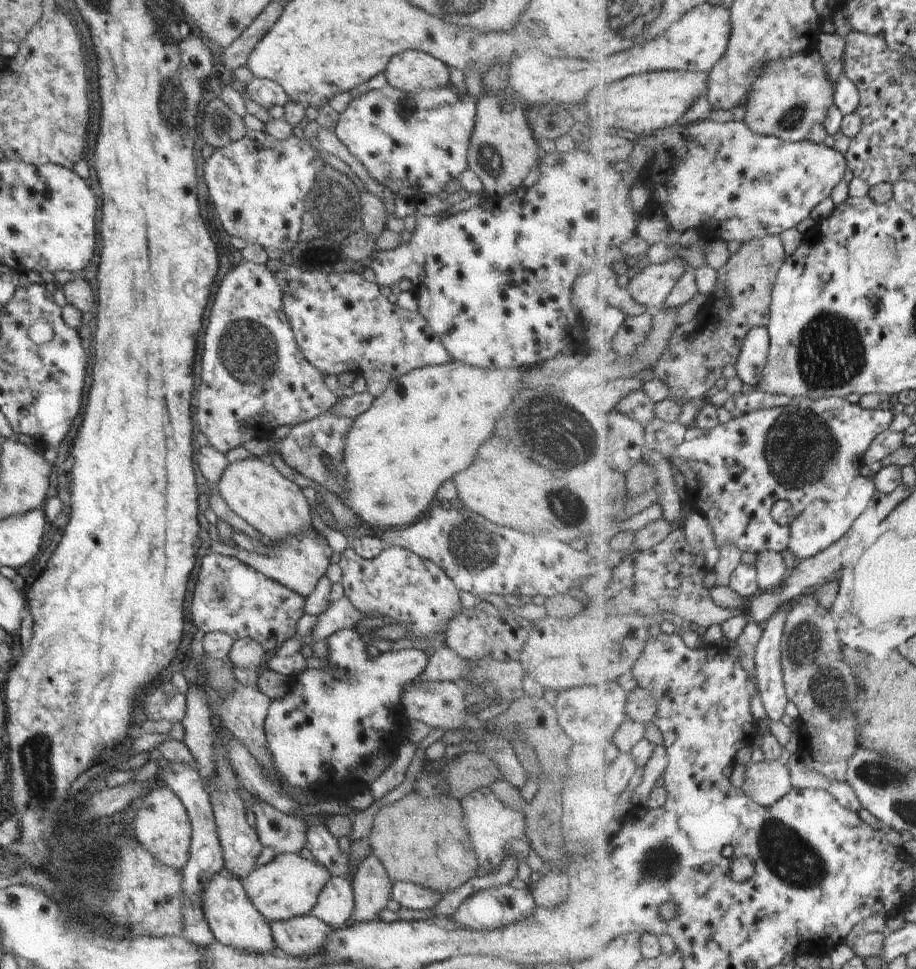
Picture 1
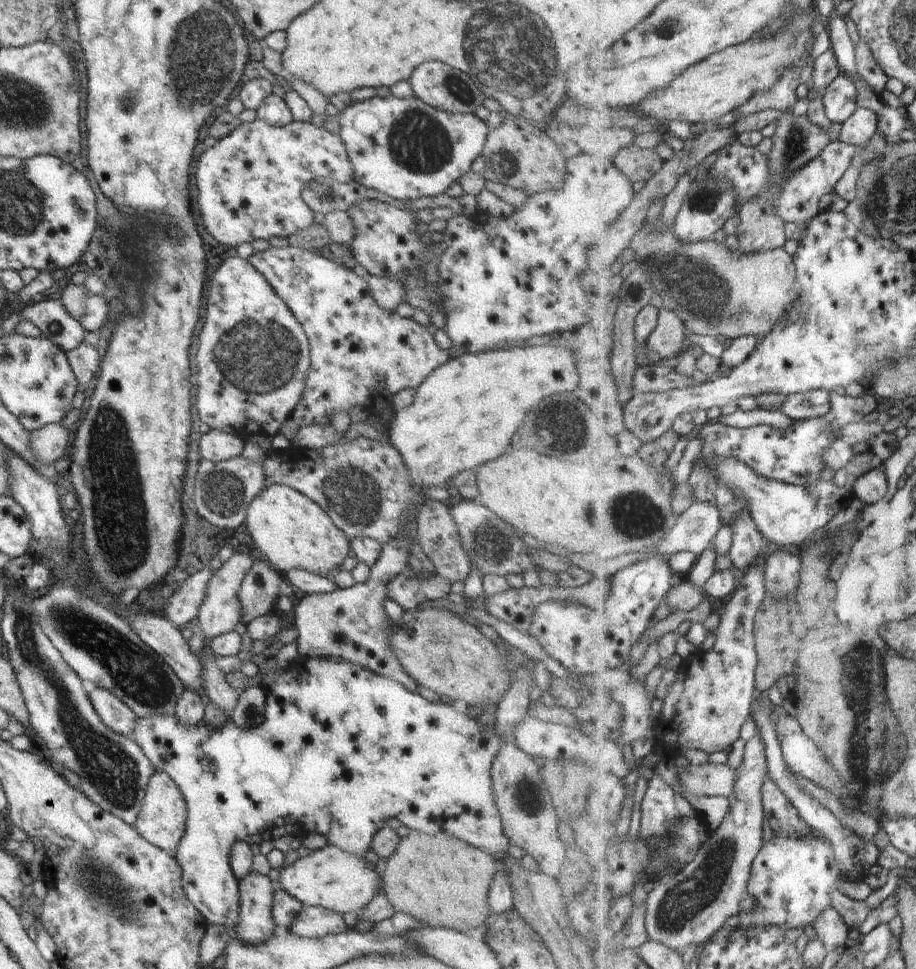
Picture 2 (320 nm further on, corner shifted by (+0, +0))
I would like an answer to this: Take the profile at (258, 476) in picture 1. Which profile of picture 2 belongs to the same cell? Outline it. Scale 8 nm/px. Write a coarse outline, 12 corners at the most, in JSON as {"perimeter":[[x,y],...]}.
{"perimeter":[[289,485],[263,488],[245,524],[283,575],[326,577],[352,554],[326,512]]}

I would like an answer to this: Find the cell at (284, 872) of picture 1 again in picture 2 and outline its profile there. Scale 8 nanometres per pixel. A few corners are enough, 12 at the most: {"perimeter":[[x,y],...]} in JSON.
{"perimeter":[[328,843],[281,868],[303,906],[355,914],[382,892],[365,858]]}

